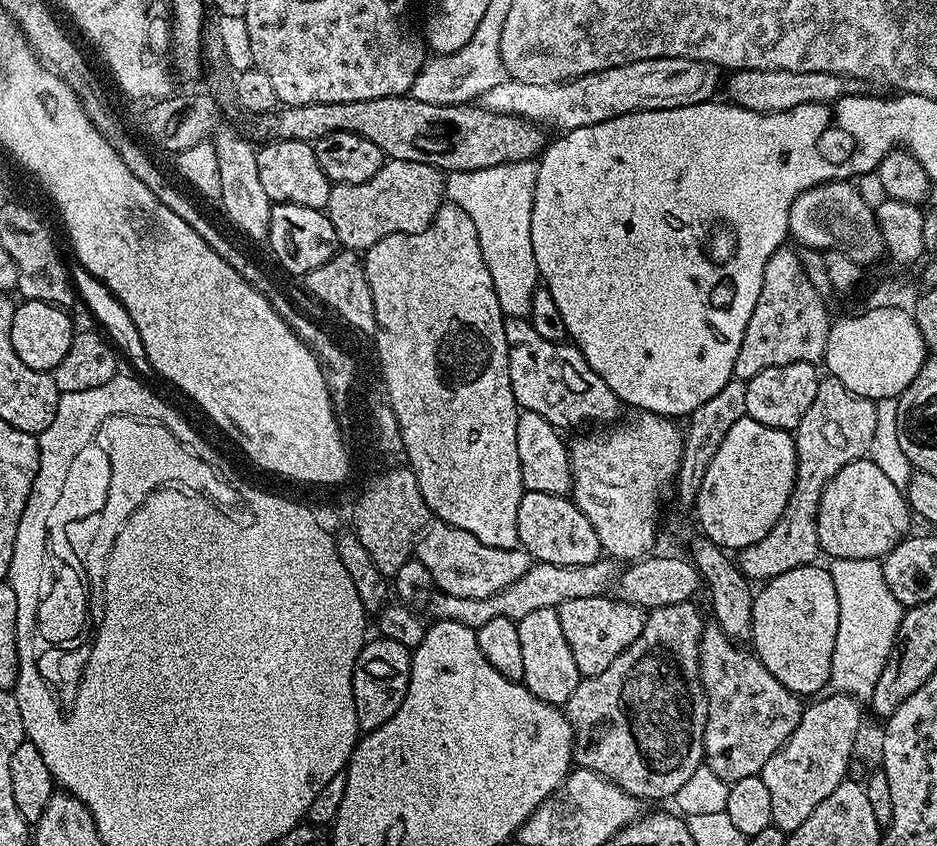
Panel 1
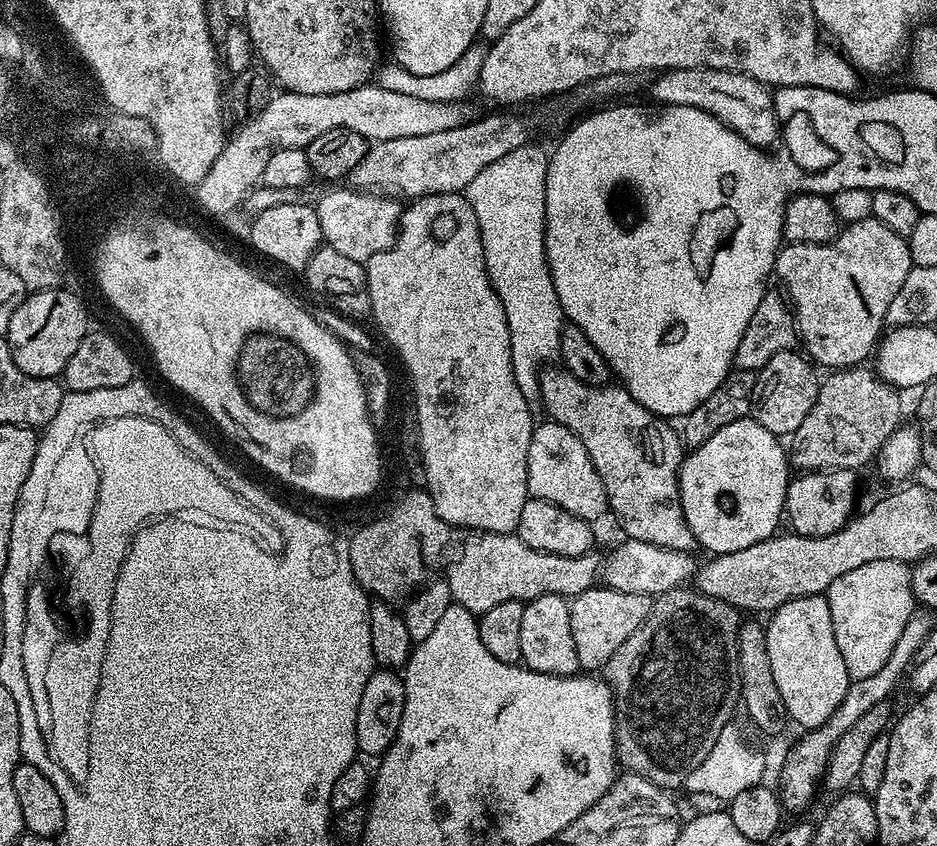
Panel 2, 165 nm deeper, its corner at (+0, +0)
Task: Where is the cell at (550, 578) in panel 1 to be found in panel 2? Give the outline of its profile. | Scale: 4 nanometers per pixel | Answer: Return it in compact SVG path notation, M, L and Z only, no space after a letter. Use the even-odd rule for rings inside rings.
M625 539L612 552L612 557L605 559L602 564L602 580L605 585L614 590L622 590L626 594L642 594L653 598L664 592L687 585L695 577L698 560L692 552L679 552L662 546L650 546L650 542L638 542L637 540Z

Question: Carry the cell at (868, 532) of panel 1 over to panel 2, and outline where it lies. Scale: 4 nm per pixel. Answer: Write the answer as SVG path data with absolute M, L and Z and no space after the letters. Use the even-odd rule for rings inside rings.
M847 467L833 468L831 470L808 470L791 481L788 493L784 499L786 524L798 536L822 538L826 534L834 534L842 530L854 515L852 507L856 504L854 488L856 486L855 471Z

